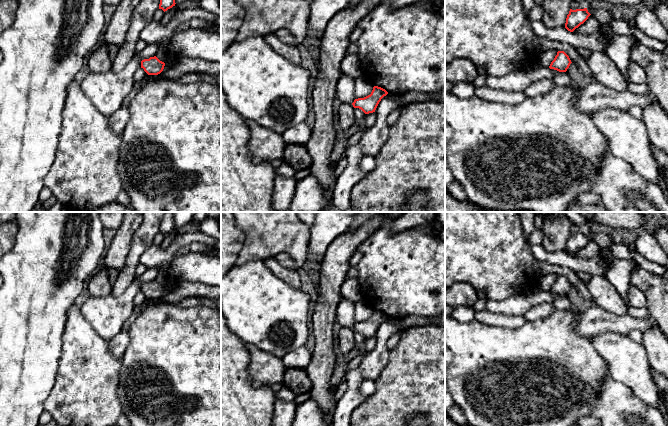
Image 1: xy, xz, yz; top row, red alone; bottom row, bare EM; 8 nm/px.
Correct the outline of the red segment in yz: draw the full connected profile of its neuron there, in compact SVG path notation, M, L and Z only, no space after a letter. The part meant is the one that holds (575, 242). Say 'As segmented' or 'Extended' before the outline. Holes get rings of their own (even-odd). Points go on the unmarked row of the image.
As segmented. M587 232L584 233L570 233L569 238L566 242L565 252L573 256L581 248L583 248L591 238L588 236Z

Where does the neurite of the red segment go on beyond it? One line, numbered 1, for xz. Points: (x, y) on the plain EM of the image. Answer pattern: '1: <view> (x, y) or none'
1: none

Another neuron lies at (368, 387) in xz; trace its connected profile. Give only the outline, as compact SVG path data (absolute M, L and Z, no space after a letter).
M363 379L360 385L360 393L365 397L372 396L376 391L376 383L372 380Z

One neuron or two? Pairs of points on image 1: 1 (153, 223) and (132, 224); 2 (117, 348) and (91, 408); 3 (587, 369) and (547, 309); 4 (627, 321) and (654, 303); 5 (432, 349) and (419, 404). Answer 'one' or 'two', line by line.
1: two
2: two
3: two
4: two
5: one

